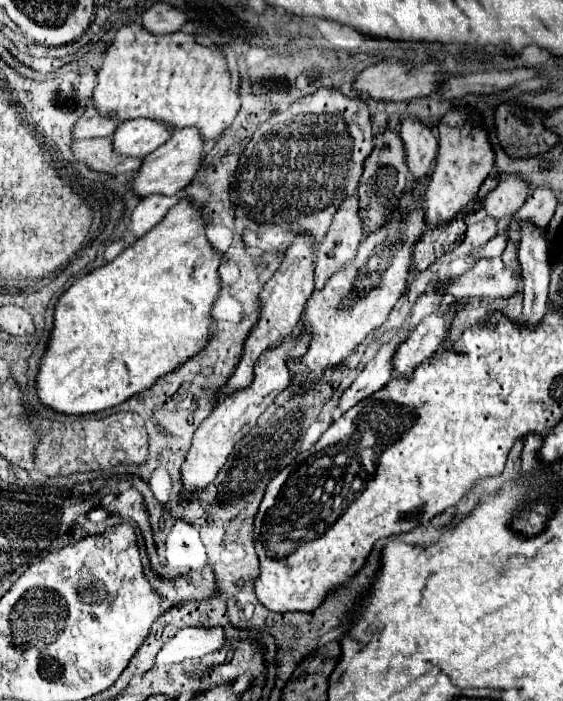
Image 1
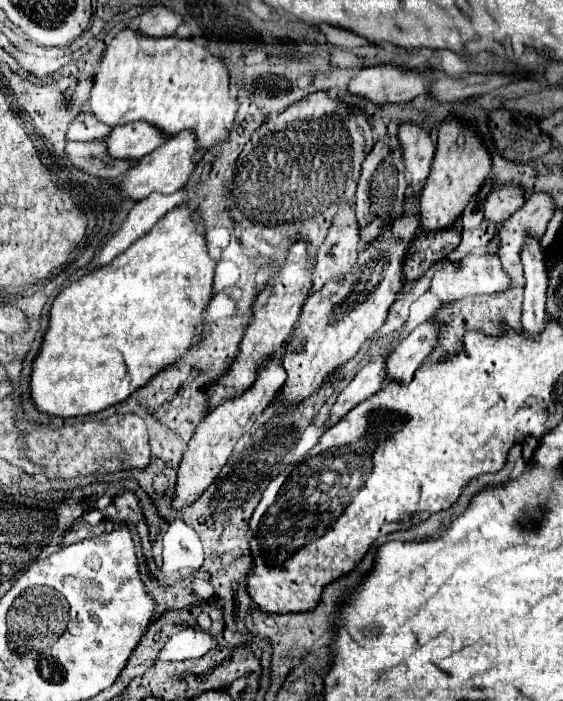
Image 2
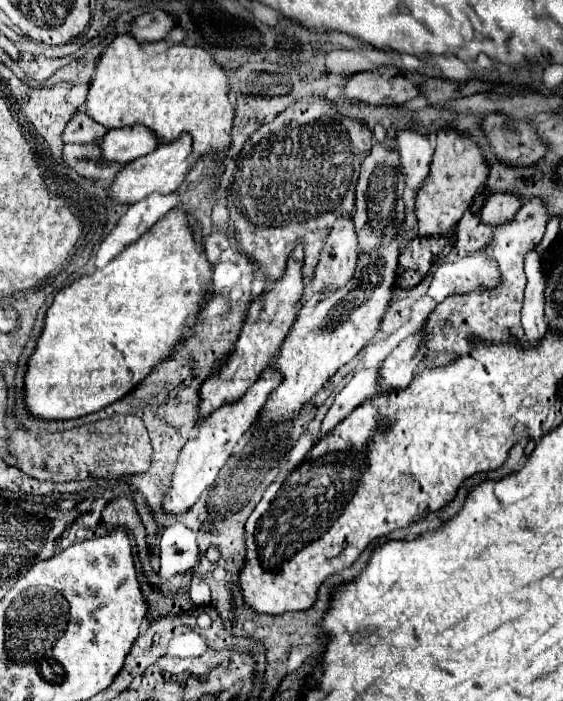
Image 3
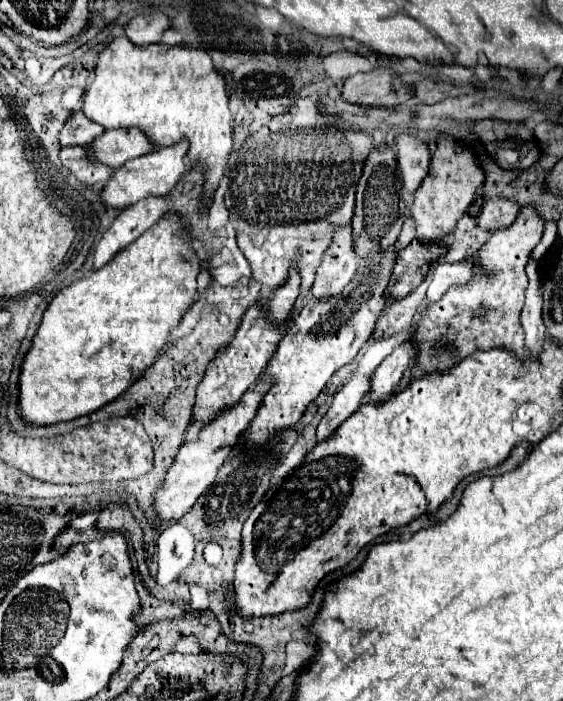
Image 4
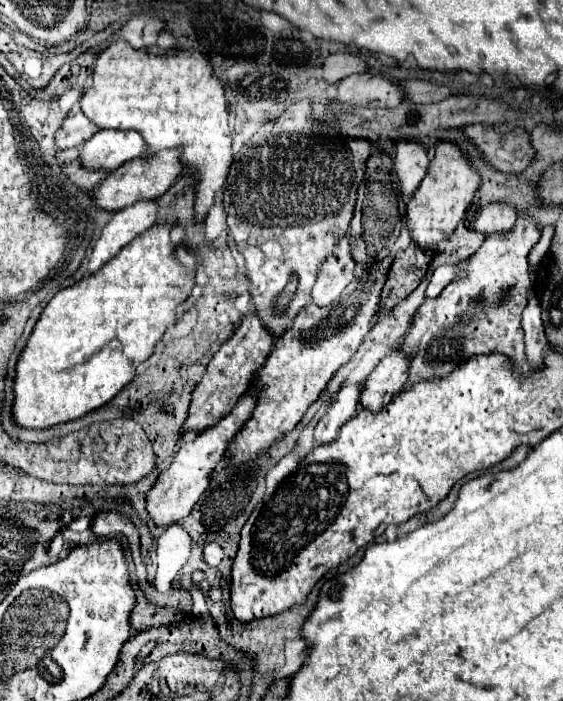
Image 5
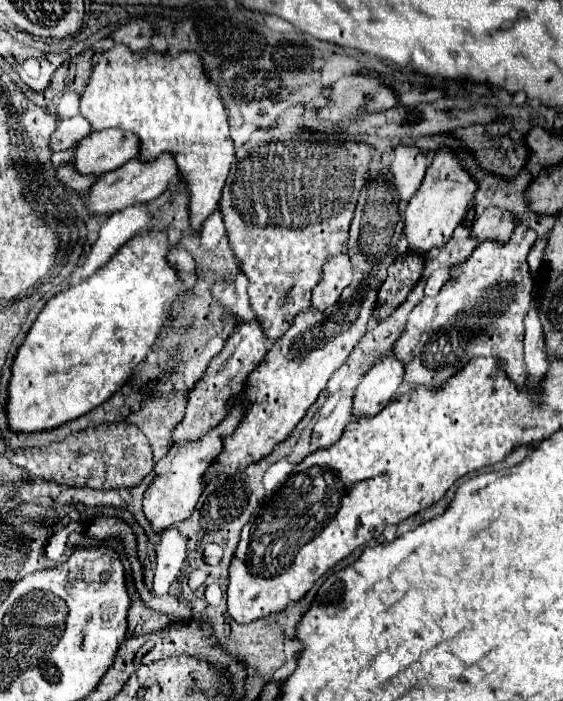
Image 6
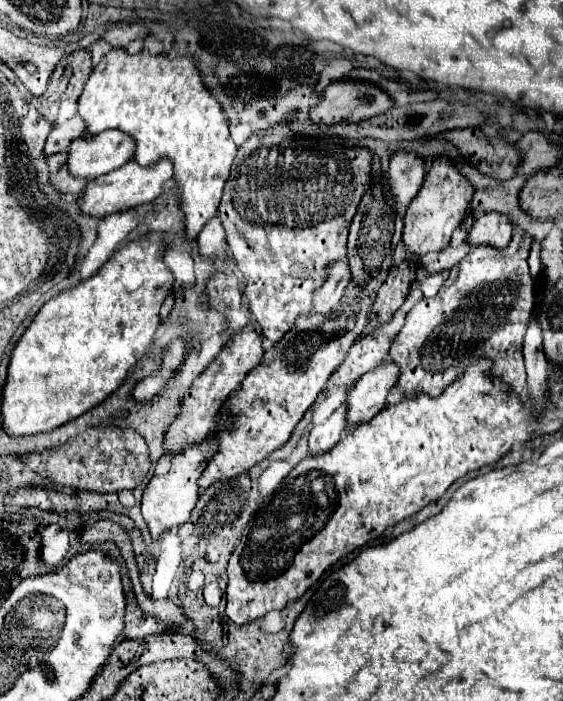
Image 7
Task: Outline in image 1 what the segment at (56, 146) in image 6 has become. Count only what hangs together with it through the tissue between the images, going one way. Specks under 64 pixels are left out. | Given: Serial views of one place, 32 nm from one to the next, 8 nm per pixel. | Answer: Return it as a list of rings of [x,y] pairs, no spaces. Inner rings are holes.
[[[88,108],[84,116],[74,126],[74,138],[98,138],[98,136],[112,136],[118,122],[114,118],[100,116],[96,108]]]

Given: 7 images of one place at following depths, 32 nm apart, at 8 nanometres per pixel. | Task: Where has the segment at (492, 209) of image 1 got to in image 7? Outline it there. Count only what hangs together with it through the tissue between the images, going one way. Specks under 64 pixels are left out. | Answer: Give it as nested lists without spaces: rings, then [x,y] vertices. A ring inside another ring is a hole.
[[[486,212],[474,222],[470,236],[468,236],[468,242],[472,246],[492,244],[496,248],[504,248],[512,238],[512,230],[514,230],[514,226],[504,214]]]

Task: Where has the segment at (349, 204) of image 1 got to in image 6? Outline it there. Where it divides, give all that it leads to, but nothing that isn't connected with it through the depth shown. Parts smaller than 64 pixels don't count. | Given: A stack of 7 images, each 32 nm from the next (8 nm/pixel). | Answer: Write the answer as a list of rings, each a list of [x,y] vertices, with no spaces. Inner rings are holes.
[[[346,244],[342,246],[342,252],[330,258],[322,266],[322,278],[312,290],[312,304],[320,310],[330,308],[340,298],[342,290],[352,282],[352,262],[348,258]]]

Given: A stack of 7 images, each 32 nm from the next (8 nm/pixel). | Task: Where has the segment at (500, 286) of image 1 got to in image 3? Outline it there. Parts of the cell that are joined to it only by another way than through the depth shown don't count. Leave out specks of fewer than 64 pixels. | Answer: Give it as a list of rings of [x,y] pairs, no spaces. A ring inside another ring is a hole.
[[[482,252],[464,256],[456,262],[446,262],[436,268],[428,294],[442,302],[454,294],[468,294],[474,290],[494,290],[502,280],[496,260]]]

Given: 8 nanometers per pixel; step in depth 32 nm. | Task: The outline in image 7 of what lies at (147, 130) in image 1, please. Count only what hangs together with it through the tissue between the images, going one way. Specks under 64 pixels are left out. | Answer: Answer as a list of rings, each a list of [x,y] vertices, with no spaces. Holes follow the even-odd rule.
[[[104,130],[88,140],[74,140],[68,148],[66,166],[70,174],[94,180],[124,166],[132,160],[134,150],[136,144],[132,136],[120,130]]]

